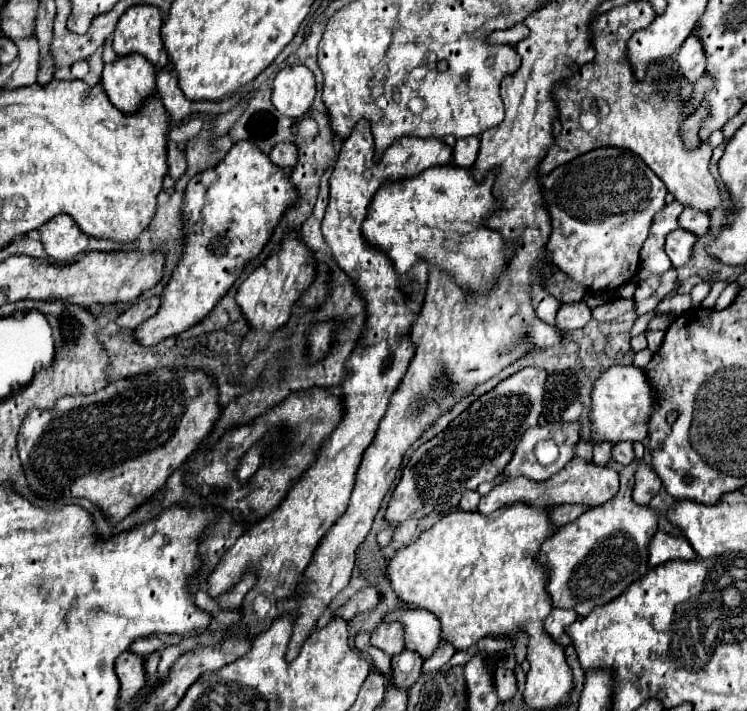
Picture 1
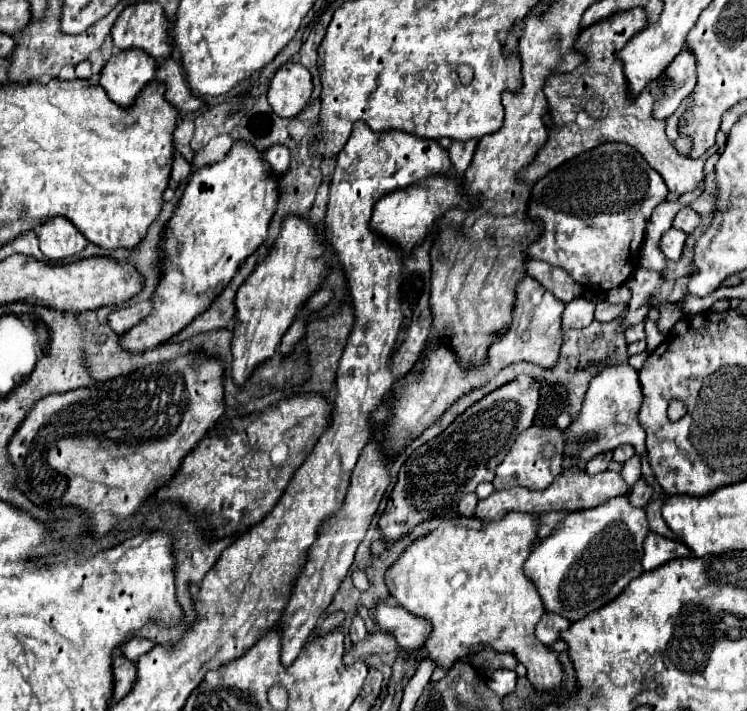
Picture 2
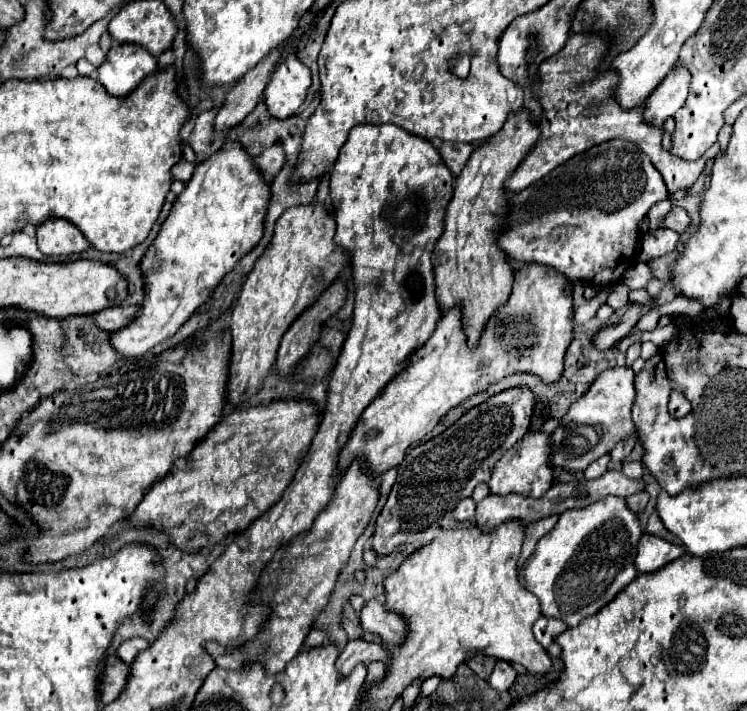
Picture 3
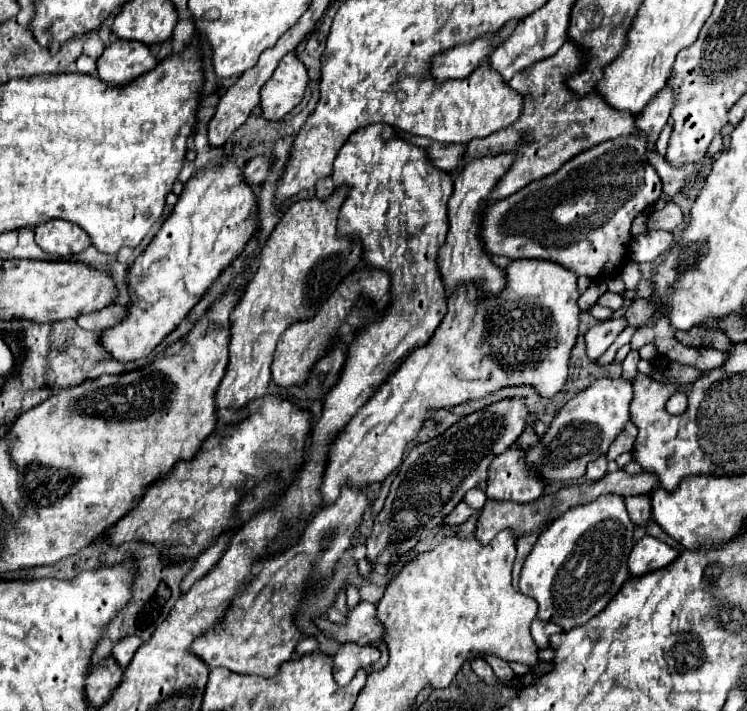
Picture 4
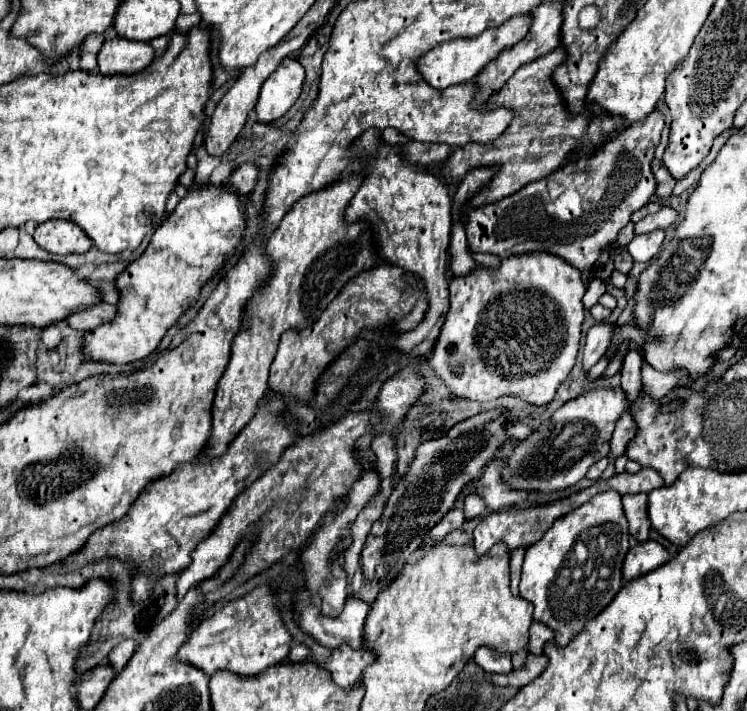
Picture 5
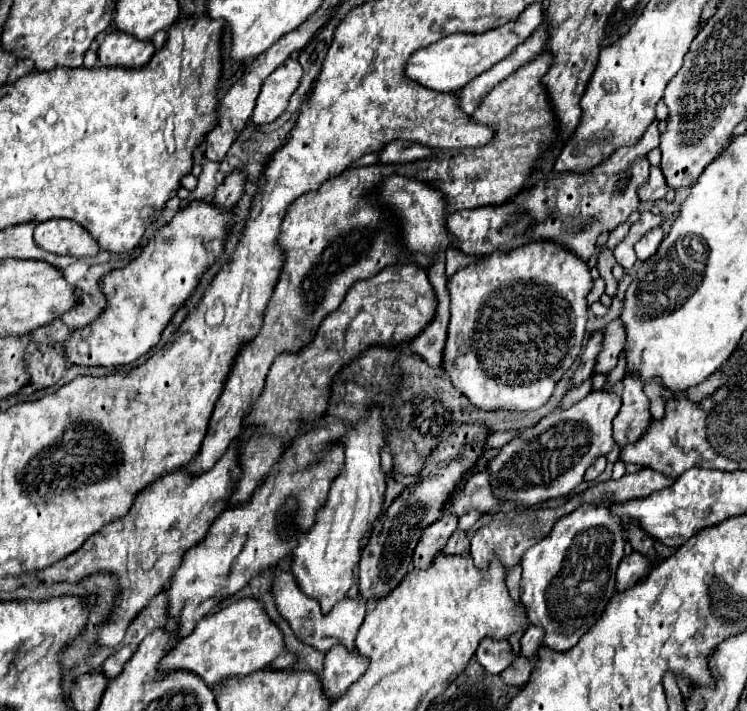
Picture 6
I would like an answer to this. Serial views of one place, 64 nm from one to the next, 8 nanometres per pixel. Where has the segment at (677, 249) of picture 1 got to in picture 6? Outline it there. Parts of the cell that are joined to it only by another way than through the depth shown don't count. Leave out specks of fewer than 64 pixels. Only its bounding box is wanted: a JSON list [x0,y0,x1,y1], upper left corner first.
[634,228,664,262]

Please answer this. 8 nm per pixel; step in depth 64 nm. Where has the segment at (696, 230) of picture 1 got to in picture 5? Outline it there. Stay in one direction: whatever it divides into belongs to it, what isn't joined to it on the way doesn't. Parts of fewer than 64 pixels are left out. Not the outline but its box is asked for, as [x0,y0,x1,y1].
[636,206,678,234]

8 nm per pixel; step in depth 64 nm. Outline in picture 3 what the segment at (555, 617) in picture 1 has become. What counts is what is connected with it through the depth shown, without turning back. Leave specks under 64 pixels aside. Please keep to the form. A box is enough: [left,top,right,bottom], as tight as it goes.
[534,616,568,648]

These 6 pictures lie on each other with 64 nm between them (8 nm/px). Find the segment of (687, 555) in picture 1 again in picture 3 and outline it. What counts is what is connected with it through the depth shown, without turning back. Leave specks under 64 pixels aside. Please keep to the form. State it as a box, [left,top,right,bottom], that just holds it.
[636,534,686,572]

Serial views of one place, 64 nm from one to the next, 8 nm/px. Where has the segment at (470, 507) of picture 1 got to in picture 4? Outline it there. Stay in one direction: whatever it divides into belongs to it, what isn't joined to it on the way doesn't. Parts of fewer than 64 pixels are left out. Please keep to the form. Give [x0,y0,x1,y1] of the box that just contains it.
[444,500,476,526]

